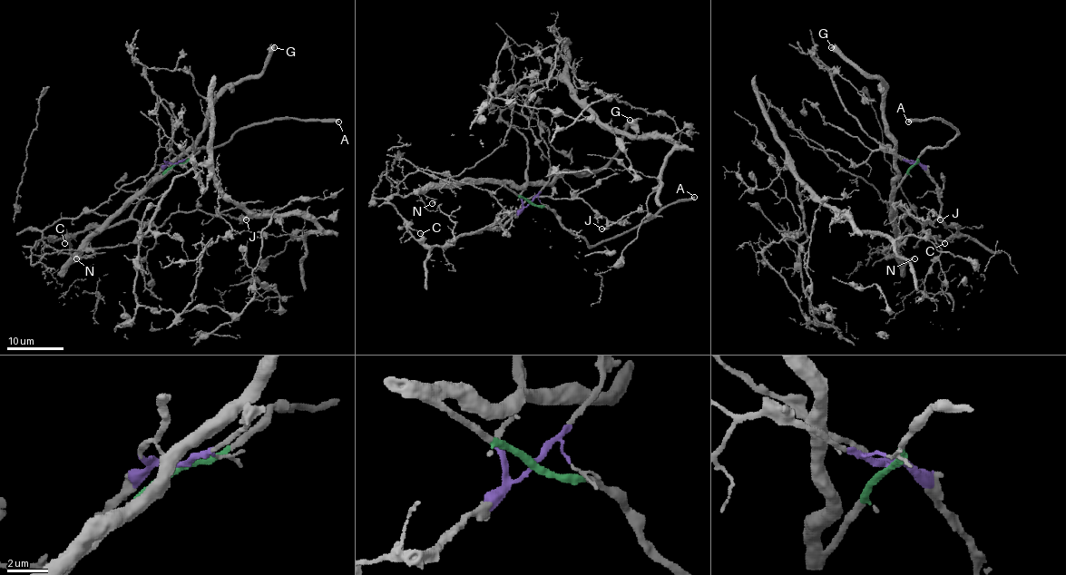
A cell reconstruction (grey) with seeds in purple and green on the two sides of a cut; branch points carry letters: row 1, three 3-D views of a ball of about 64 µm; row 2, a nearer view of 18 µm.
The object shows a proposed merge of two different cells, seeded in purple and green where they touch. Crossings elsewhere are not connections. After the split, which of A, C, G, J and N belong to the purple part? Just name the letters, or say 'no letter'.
C, J

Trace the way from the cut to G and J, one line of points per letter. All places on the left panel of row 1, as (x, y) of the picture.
G: (174, 163), (160, 176), (202, 130), (208, 107), (227, 88), (255, 78), (268, 63), (269, 51), (274, 47)
J: (174, 163), (149, 185), (132, 216), (155, 226), (175, 212), (198, 210), (242, 220), (251, 212), (245, 219)

